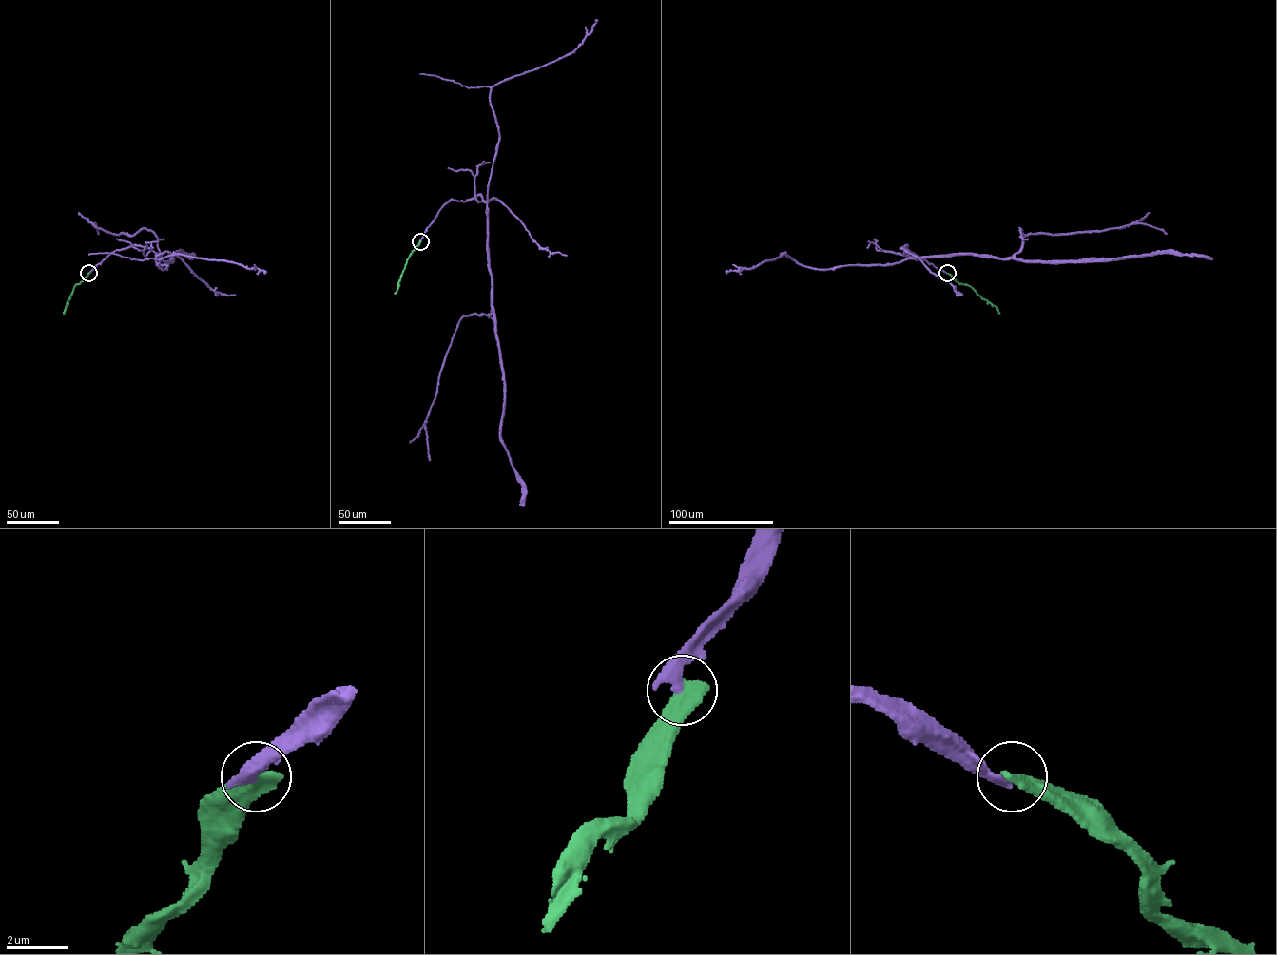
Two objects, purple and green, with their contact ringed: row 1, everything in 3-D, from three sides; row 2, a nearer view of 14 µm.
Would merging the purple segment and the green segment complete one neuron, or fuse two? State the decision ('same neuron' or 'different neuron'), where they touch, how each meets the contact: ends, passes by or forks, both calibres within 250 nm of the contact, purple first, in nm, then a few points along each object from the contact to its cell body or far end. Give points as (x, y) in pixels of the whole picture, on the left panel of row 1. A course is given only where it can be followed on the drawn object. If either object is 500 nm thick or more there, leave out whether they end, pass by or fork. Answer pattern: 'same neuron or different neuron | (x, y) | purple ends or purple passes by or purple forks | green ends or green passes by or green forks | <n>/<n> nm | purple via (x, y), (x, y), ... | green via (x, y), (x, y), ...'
different neuron | (88, 273) | 320/500 nm | purple via (88, 273), (111, 253), (133, 245), (151, 249), (160, 258), (150, 230), (112, 234), (94, 223), (98, 233) | green via (88, 273), (74, 287), (63, 314)

